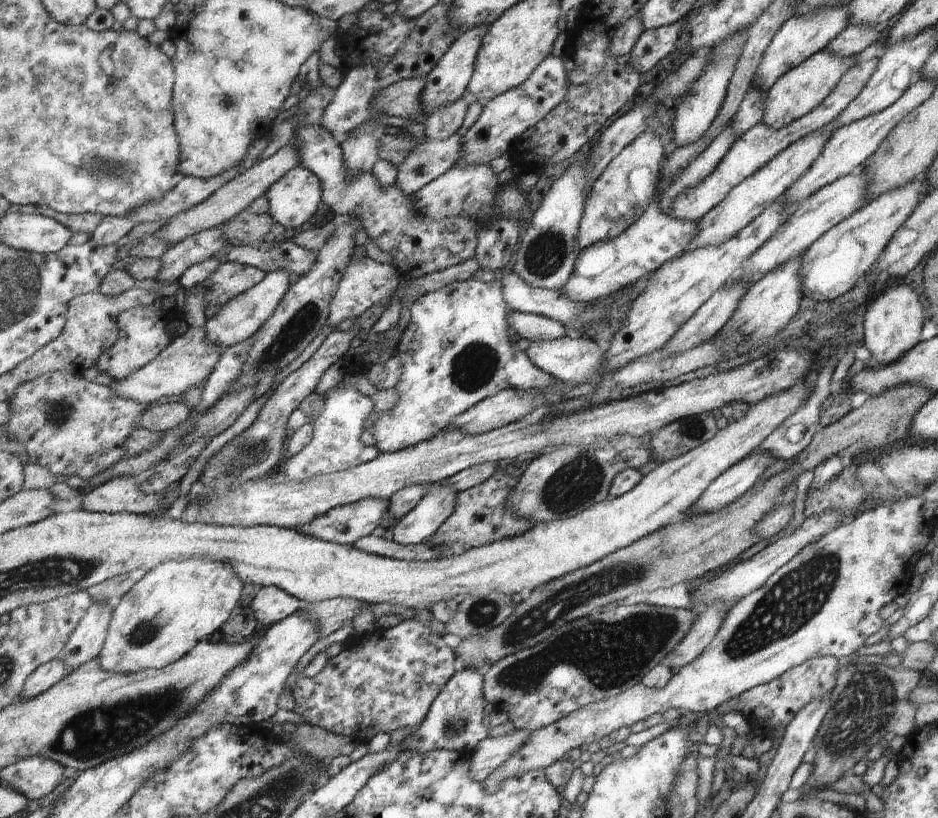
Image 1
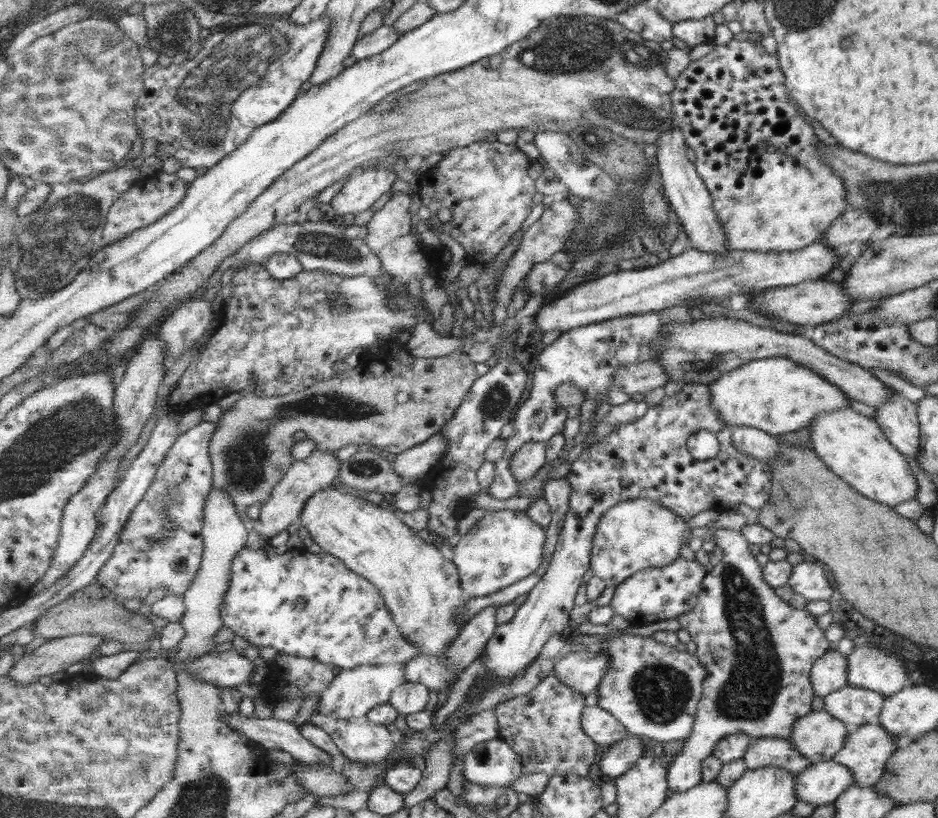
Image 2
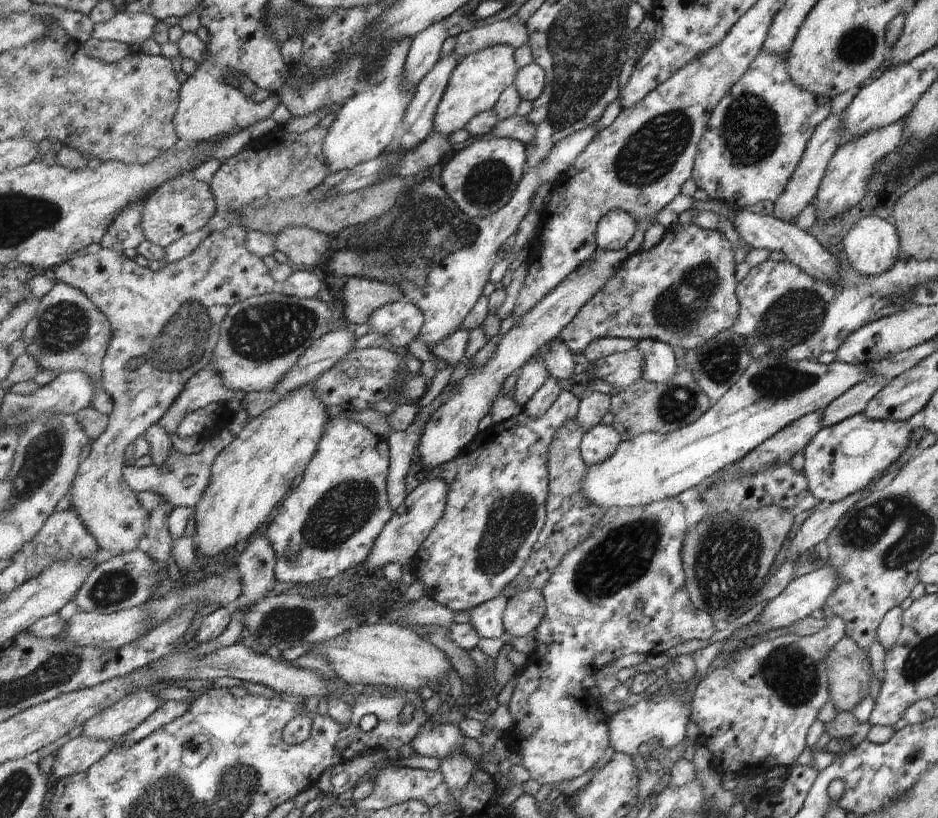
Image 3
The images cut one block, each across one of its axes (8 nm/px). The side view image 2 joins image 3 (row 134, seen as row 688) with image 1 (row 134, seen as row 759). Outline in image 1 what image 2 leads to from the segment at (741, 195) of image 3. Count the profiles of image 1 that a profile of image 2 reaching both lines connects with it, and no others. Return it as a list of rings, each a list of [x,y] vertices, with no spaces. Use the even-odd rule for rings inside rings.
[[[750,26],[739,28],[733,34],[727,34],[725,38],[721,38],[719,42],[711,48],[707,48],[708,53],[705,55],[707,58],[707,66],[703,68],[703,72],[699,74],[697,80],[693,80],[693,84],[689,86],[689,90],[683,95],[683,102],[679,104],[676,110],[673,110],[675,124],[667,131],[672,137],[675,137],[675,142],[680,147],[684,147],[693,142],[701,140],[703,134],[710,129],[714,122],[714,118],[722,110],[723,101],[726,100],[726,89],[729,88],[731,74],[734,73],[735,62],[741,54],[741,48],[747,40],[747,30]]]

